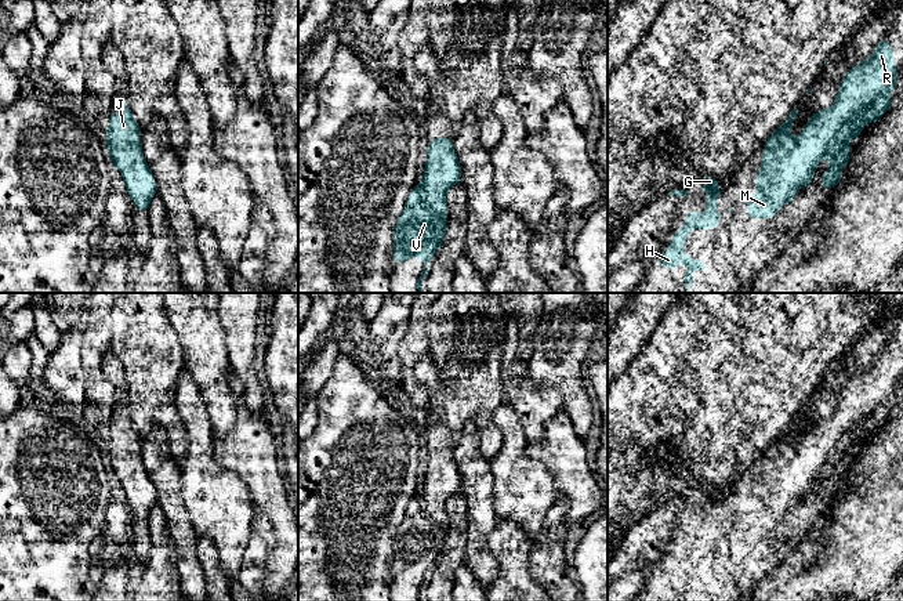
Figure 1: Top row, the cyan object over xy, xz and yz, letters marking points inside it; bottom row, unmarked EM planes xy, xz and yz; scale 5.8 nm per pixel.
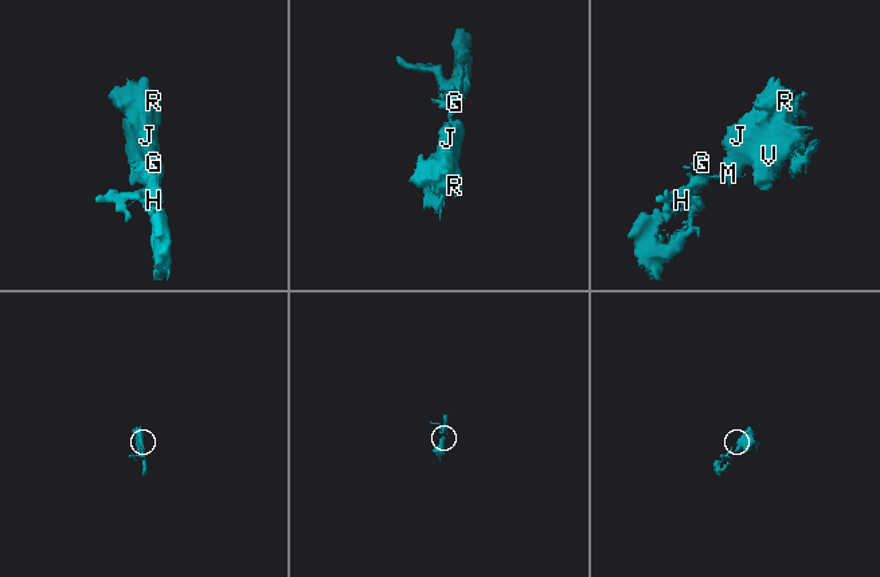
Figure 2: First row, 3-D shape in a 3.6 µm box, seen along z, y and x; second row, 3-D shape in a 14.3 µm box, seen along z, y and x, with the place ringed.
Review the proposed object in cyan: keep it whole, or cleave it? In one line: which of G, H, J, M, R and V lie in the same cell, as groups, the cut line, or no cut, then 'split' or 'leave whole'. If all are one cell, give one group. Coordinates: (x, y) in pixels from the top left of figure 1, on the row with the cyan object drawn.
groups G H J M R V; cut none; leave whole

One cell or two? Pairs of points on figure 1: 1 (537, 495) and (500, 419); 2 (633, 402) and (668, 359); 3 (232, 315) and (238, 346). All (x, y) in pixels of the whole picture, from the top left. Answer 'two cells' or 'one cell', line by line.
1: one cell
2: one cell
3: one cell

